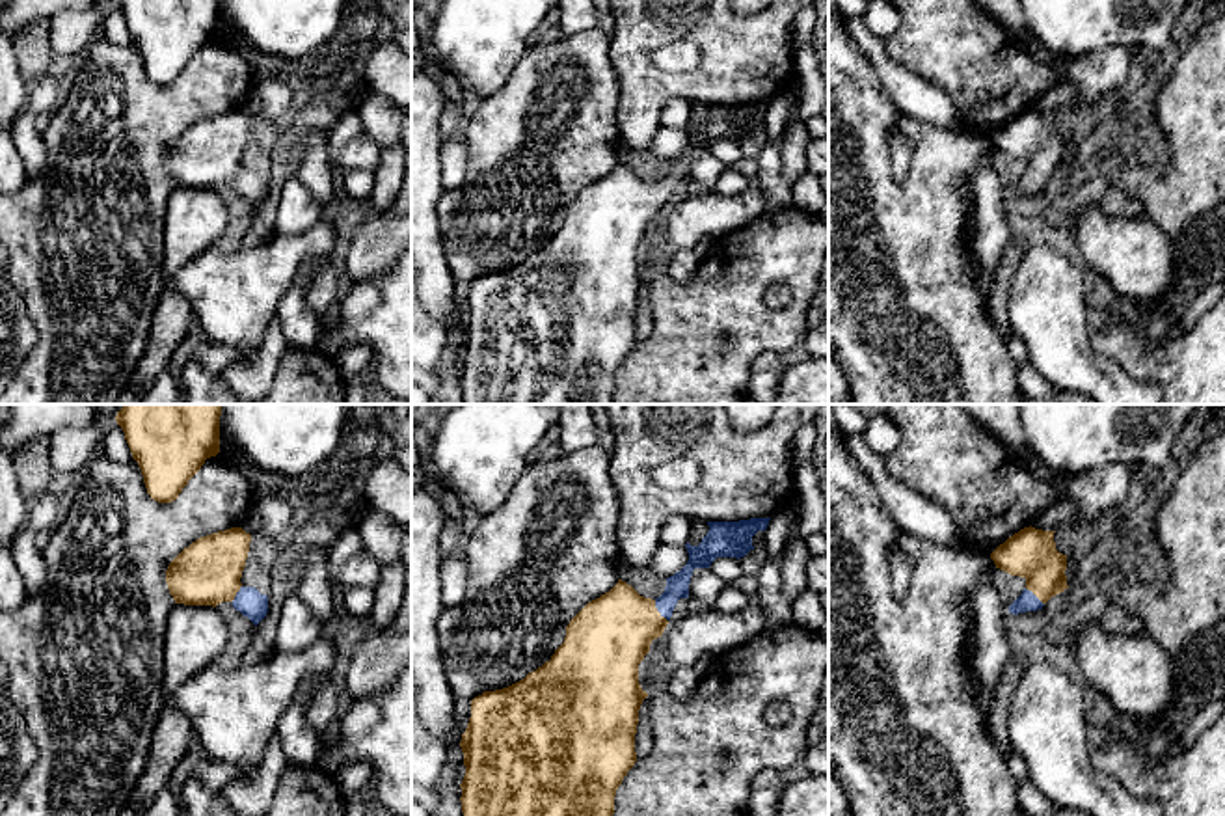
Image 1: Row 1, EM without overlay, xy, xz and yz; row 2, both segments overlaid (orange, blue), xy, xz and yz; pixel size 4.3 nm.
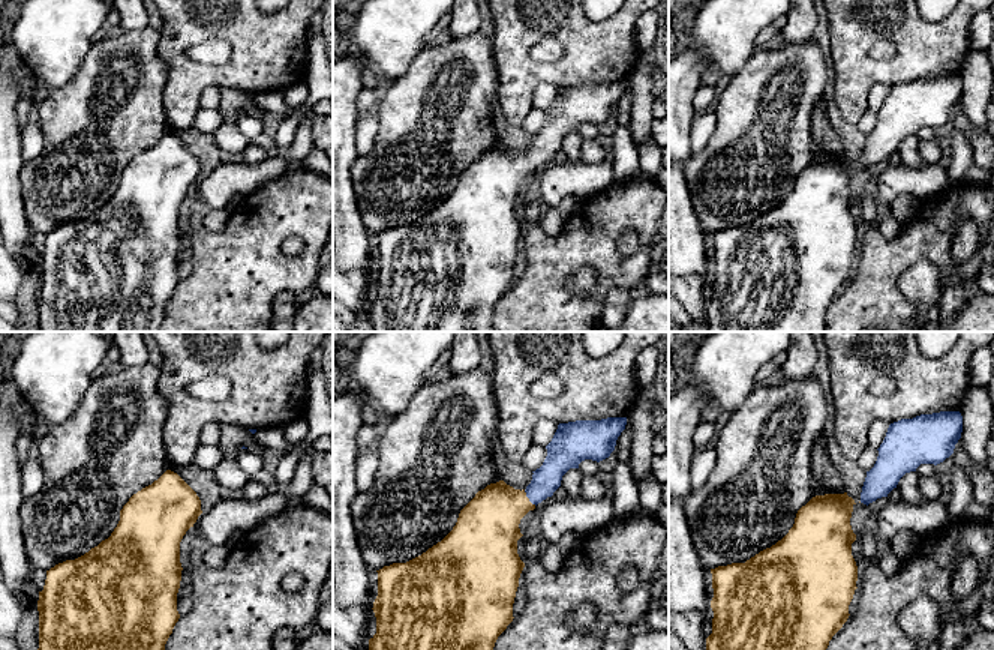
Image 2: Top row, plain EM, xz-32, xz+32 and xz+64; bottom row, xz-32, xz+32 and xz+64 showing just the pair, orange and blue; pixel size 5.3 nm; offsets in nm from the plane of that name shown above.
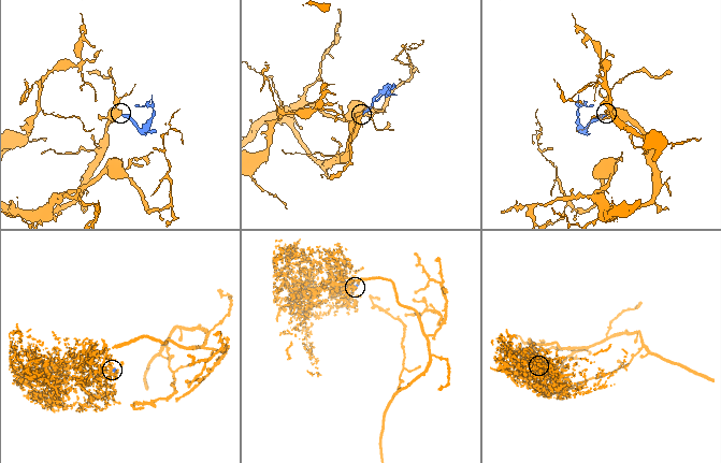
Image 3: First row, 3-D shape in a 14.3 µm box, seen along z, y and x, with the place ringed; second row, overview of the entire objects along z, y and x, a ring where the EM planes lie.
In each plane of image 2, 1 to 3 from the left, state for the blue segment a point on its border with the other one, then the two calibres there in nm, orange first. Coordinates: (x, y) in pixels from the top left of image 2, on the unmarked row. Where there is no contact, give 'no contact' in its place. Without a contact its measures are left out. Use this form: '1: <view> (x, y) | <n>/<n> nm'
1: no contact
2: xz+32 (528, 162) | 320/150 nm
3: no contact

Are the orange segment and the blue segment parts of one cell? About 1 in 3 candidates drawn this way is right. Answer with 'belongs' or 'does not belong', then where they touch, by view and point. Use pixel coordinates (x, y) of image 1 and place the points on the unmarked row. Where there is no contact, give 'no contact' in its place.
belongs; meets orange in xz at (658, 194)

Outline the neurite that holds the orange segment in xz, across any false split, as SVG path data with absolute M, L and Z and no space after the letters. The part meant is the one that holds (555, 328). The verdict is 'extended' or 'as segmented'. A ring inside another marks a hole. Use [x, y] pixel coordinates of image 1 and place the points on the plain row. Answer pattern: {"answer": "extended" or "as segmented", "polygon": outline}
{"answer": "extended", "polygon": "M769 102L707 104L707 117L698 129L685 127L689 143L680 155L666 160L659 181L644 181L618 162L609 175L588 184L570 203L564 225L549 244L508 270L475 279L460 324L465 348L460 367L464 404L612 404L616 373L637 345L639 292L648 279L639 266L639 246L650 235L652 224L663 218L678 183L689 181L693 153L709 151L717 140L745 140L754 132L752 119L765 114Z"}

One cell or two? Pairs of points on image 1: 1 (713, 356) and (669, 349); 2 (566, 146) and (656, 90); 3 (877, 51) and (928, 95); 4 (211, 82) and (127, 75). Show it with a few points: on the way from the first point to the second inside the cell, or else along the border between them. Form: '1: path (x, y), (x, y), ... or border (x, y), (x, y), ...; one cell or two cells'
1: path (702, 356), (680, 356); one cell
2: border (615, 71), (619, 81), (617, 131), (620, 138); two cells
3: path (885, 66), (913, 94); one cell
4: path (190, 95), (148, 95); one cell

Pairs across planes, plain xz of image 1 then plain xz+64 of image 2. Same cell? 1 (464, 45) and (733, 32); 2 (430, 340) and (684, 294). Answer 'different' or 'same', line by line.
1: same
2: same

